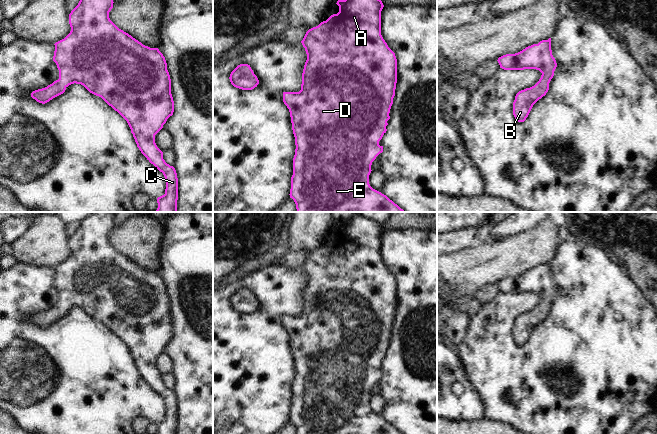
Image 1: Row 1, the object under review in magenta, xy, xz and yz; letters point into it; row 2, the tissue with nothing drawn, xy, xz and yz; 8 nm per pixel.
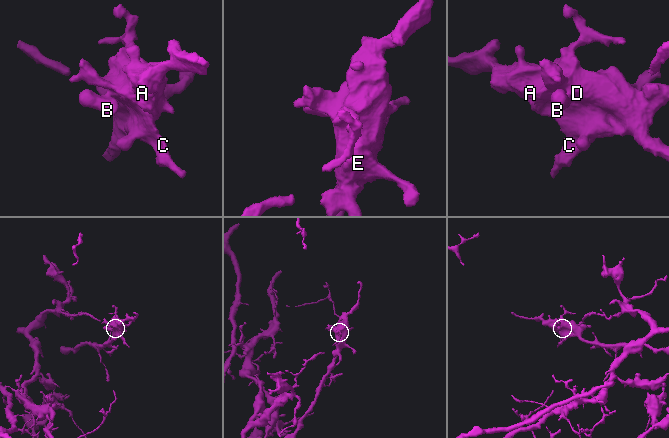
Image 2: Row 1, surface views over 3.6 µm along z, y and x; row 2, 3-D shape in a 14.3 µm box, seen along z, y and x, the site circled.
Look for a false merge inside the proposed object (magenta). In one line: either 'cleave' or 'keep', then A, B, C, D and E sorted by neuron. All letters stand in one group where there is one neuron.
keep | A B C D E

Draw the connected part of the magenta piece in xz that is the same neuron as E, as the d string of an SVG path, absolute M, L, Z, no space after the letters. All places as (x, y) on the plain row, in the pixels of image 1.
M356 212L336 228L339 236L309 253L301 265L307 278L301 314L283 316L296 369L289 419L297 434L403 434L369 408L372 386L383 376L379 365L387 355L397 307L397 283L381 259L384 229Z

